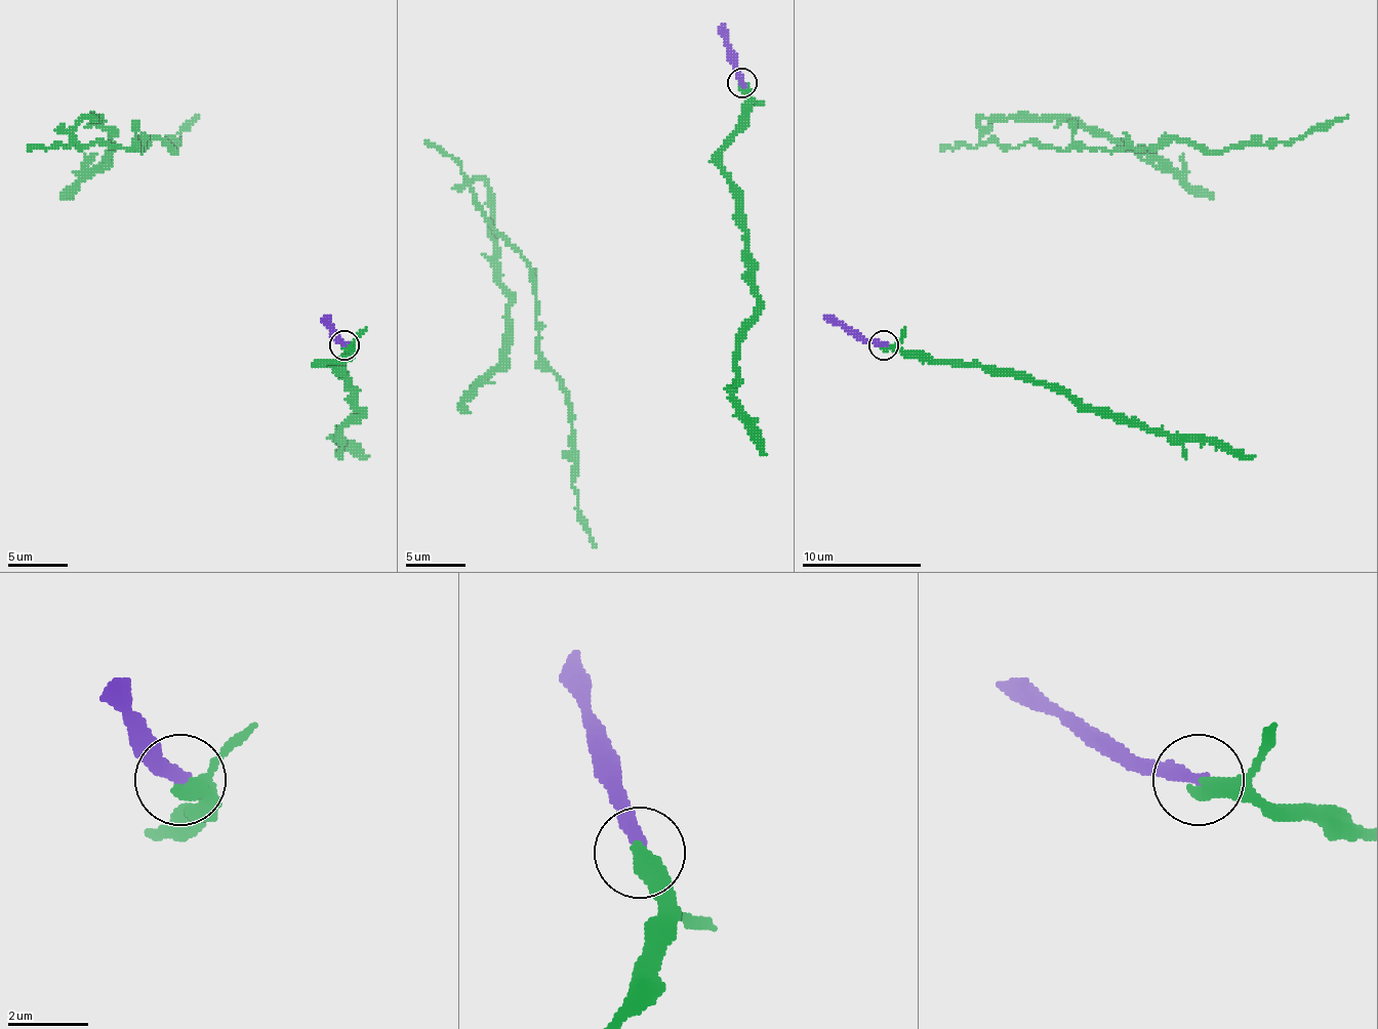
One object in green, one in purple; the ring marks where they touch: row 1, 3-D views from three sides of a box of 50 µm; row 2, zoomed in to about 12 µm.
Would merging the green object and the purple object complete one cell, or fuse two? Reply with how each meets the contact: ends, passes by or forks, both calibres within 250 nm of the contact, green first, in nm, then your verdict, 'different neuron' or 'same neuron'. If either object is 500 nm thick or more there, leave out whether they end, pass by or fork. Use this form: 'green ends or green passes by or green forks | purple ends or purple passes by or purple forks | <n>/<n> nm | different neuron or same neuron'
500/340 nm | same neuron

